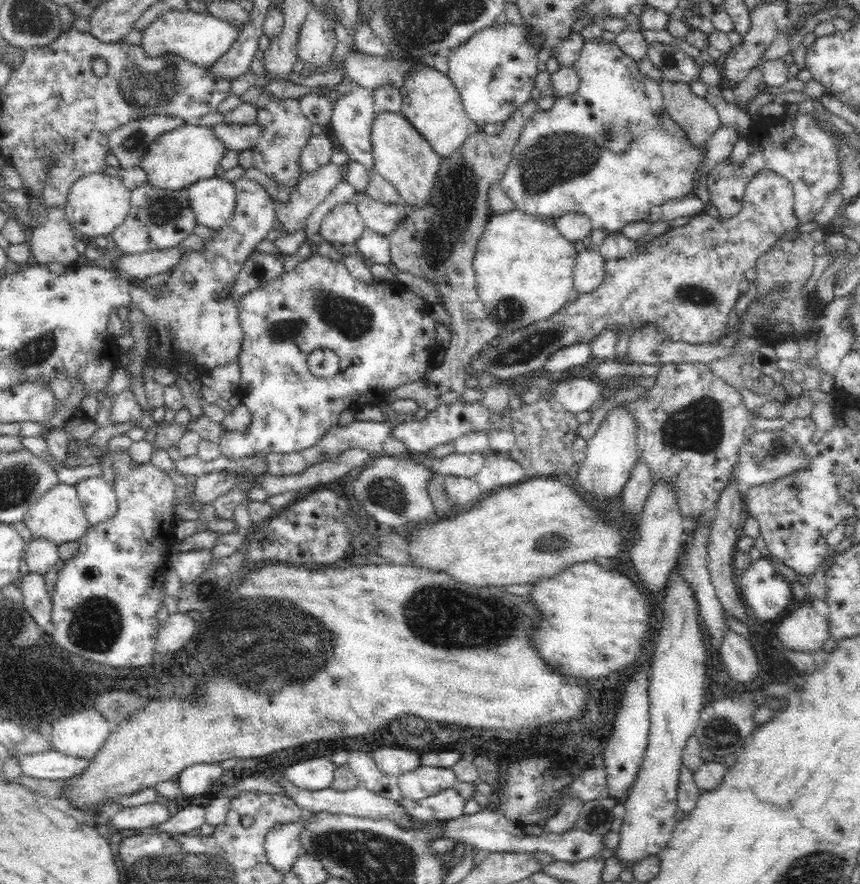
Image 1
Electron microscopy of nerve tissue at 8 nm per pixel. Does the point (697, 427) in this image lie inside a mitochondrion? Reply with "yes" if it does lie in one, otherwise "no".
yes

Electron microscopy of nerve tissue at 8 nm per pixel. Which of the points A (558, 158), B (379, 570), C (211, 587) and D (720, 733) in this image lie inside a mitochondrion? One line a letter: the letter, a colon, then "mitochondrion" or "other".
A: mitochondrion
B: other
C: mitochondrion
D: mitochondrion

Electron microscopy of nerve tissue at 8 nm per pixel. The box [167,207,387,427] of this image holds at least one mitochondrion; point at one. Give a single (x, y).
(352, 318)

